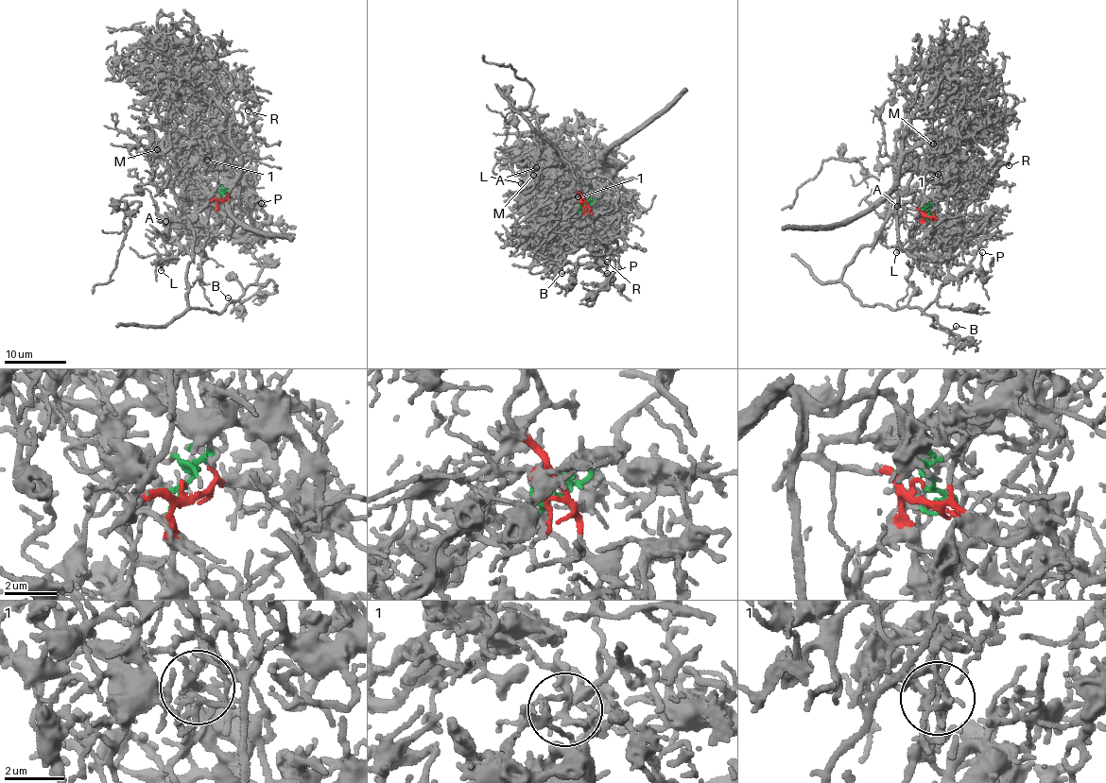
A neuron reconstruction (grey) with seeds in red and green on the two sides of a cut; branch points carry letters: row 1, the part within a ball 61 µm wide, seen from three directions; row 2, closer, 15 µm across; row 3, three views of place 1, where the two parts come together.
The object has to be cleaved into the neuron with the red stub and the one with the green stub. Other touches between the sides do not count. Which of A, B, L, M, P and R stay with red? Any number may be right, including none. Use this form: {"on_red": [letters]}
{"on_red": ["A", "B", "L", "P", "R"]}

